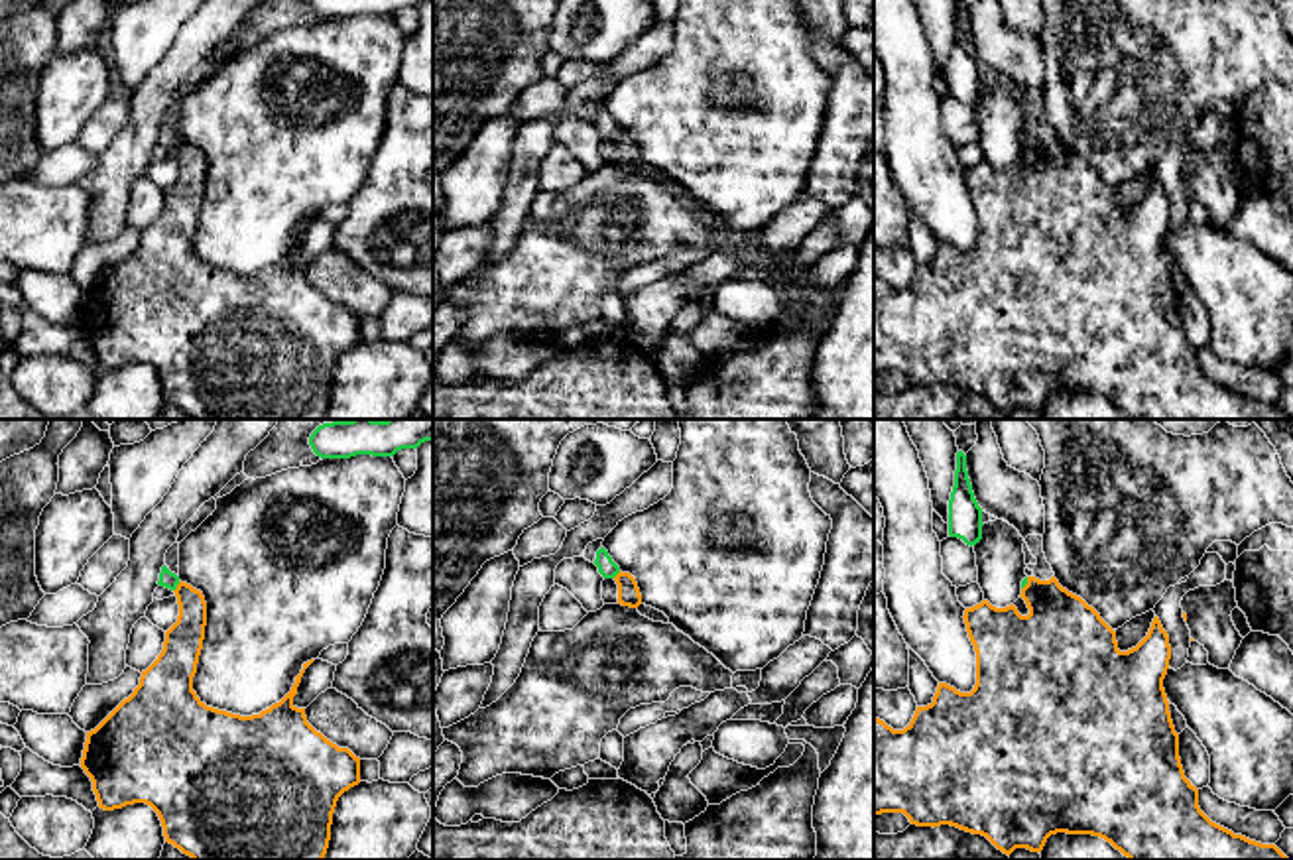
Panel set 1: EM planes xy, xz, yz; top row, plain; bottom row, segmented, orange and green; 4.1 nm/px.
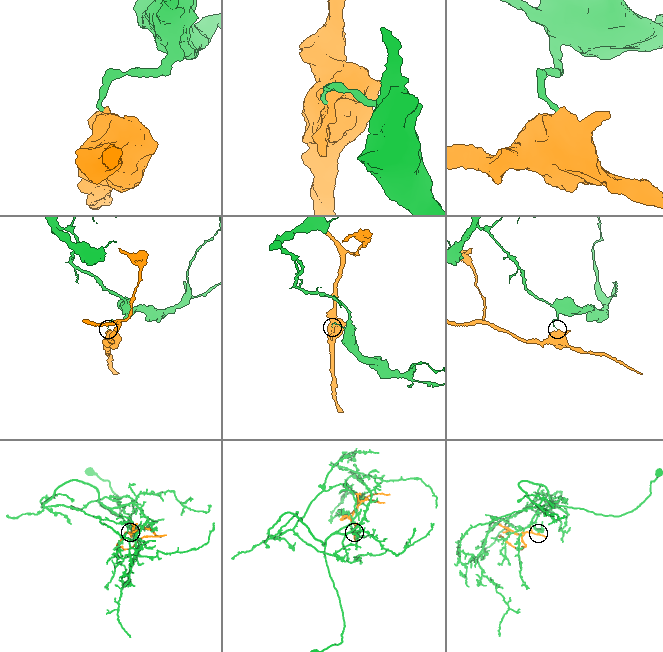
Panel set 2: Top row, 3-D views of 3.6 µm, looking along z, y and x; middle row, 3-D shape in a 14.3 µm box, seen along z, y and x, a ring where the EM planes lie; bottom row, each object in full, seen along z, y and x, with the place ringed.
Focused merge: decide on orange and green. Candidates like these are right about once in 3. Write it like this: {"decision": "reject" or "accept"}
{"decision": "reject"}

